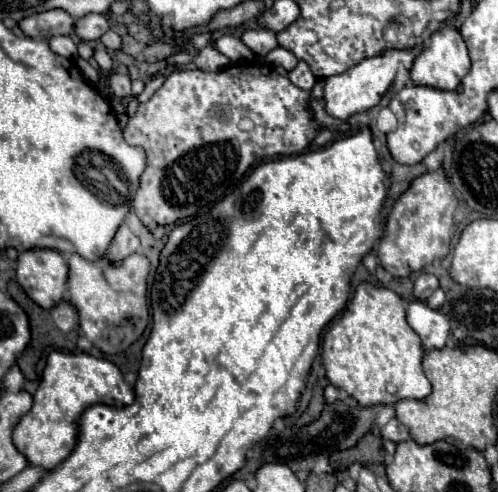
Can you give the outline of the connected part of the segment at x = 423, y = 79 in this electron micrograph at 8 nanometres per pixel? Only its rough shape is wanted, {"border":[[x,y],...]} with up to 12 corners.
{"border":[[456,26],[430,36],[410,68],[412,82],[456,90],[470,70]]}

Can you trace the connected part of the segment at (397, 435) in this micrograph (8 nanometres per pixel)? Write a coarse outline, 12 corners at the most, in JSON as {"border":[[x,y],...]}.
{"border":[[396,418],[380,428],[382,438],[402,442],[410,438]]}

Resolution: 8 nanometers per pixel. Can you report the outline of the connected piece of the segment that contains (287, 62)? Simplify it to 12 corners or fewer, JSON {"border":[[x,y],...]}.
{"border":[[274,48],[264,60],[270,66],[296,68],[298,58],[286,48]]}

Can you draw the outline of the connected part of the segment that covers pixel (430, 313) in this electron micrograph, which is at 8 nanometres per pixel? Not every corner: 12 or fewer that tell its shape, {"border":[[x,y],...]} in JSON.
{"border":[[408,302],[408,324],[426,350],[440,350],[450,322],[424,302]]}

